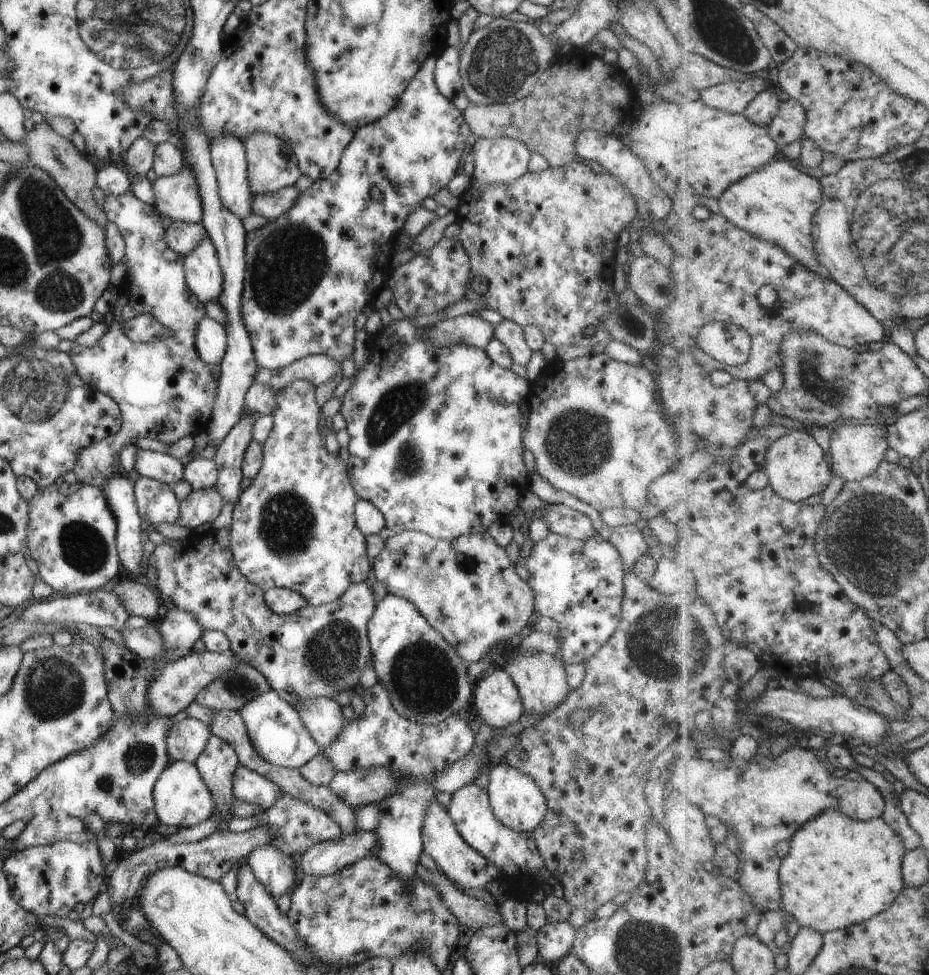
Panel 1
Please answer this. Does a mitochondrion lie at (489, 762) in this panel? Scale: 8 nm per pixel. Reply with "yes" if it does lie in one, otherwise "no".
no

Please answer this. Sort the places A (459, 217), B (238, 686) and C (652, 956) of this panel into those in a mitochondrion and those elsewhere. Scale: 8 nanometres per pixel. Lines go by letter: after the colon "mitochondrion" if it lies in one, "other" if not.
A: other
B: mitochondrion
C: mitochondrion

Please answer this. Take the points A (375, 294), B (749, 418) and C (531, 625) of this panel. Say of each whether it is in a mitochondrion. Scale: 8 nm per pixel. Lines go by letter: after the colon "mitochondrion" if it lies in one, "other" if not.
A: other
B: other
C: other

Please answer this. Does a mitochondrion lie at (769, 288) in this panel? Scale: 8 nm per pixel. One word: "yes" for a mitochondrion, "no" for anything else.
yes

